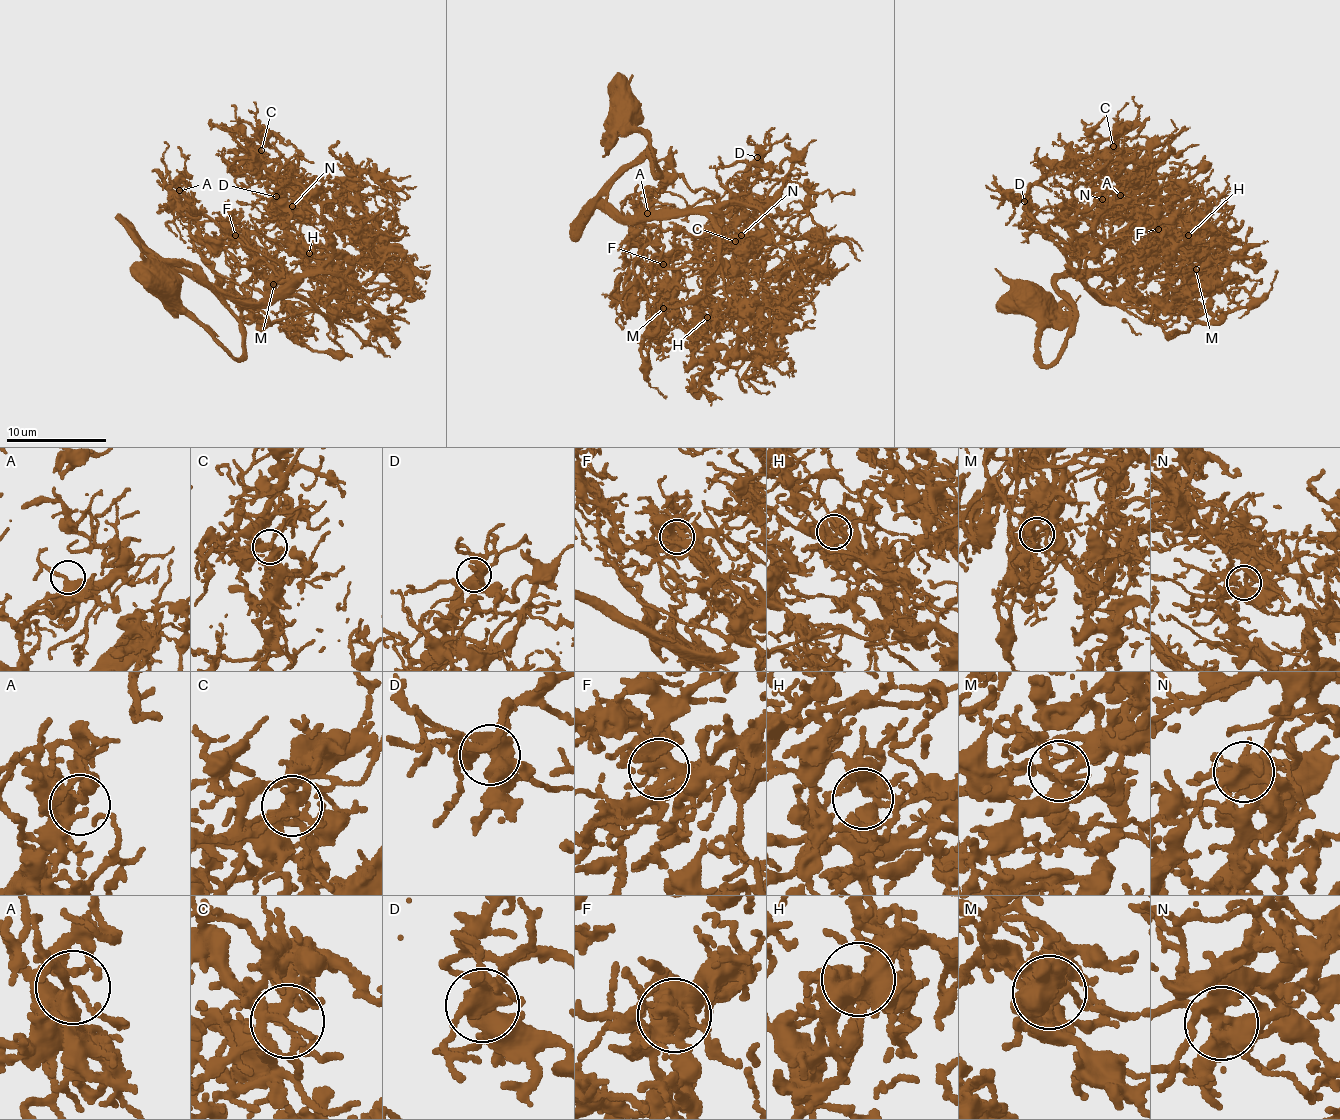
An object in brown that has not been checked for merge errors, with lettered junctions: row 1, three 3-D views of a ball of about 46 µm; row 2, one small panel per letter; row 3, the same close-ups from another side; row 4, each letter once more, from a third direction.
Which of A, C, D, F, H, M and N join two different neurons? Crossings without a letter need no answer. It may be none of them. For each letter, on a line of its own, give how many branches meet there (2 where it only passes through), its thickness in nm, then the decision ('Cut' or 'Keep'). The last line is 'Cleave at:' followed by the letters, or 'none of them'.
A: Branches: 3. Thickness 360 nm. Keep
C: Branches: 4. Thickness 300 nm. Keep
D: Branches: 5. Thickness 500 nm. Keep
F: Branches: 3. Thickness 340 nm. Keep
H: Branches: 4. Thickness 360 nm. Keep
M: Branches: 8. Thickness 320 nm. Keep
N: Branches: 8. Thickness 460 nm. Keep
Cleave at: none of them

